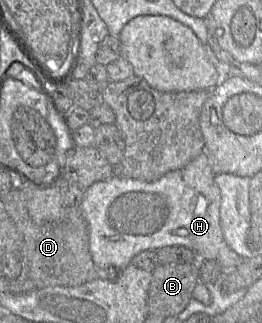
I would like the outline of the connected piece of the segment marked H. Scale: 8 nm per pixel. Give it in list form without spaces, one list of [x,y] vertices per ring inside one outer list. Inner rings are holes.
[[[203,151],[186,166],[170,171],[152,182],[112,177],[93,183],[85,189],[80,208],[88,224],[90,252],[94,263],[101,268],[123,270],[134,256],[144,250],[185,246],[203,260],[215,260],[222,270],[239,266],[245,259],[234,252],[224,239],[220,225],[221,193],[214,176],[209,157]]]

